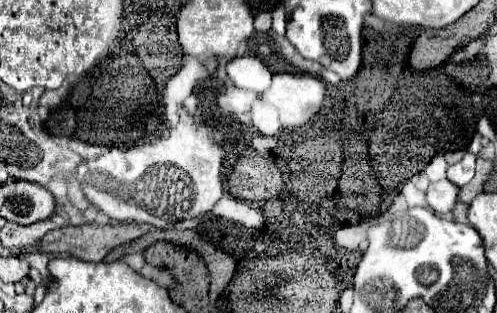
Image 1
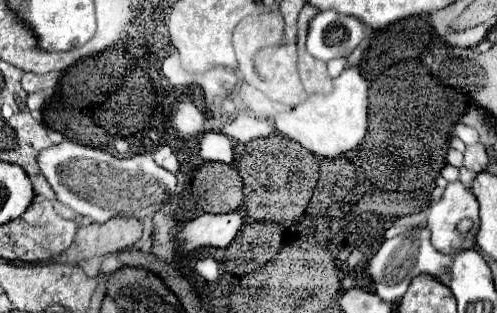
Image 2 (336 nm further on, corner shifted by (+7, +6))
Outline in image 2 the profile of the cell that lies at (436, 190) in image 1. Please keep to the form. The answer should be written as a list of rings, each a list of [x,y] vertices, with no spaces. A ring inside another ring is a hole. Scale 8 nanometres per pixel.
[[[451,182],[447,184],[443,196],[439,202],[435,202],[429,210],[429,220],[427,220],[427,228],[431,230],[431,242],[433,246],[439,250],[439,252],[445,252],[445,254],[453,254],[453,252],[459,252],[459,250],[467,250],[467,248],[477,248],[475,244],[475,232],[477,232],[477,226],[479,226],[479,216],[477,216],[477,198],[469,192],[469,188],[465,188],[461,182]],[[463,218],[469,218],[473,220],[473,228],[467,230],[467,232],[461,232],[457,226]]]

